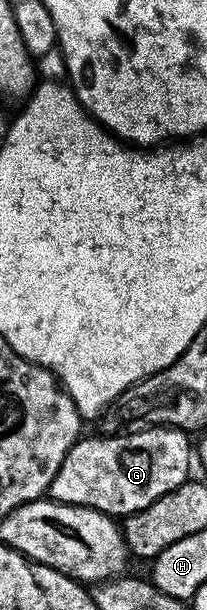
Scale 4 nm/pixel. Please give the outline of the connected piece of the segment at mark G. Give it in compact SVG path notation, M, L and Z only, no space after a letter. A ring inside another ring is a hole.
M152 426L137 434L114 434L112 436L82 437L67 452L63 464L49 484L48 497L55 502L86 506L110 516L128 516L147 508L159 496L177 490L190 477L189 454L191 458L190 435L173 426Z

